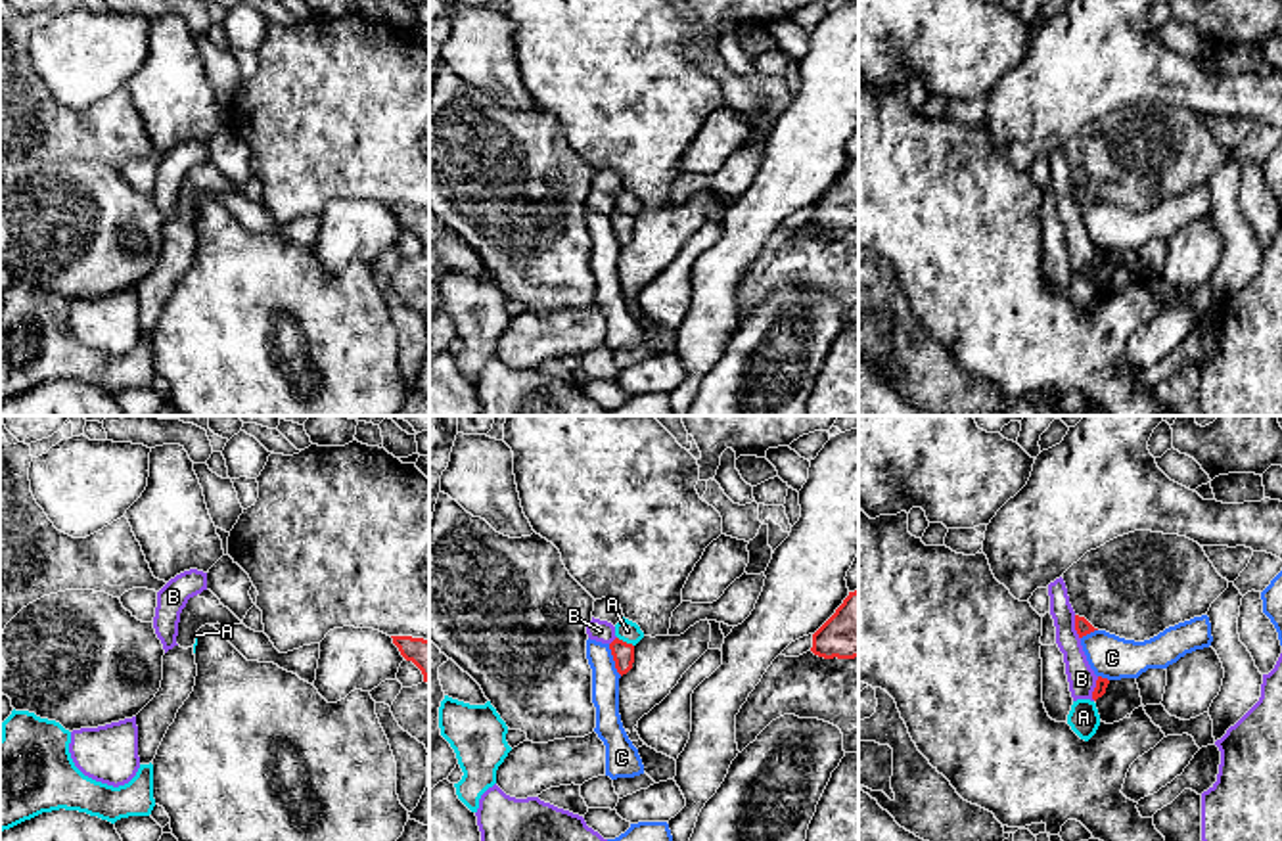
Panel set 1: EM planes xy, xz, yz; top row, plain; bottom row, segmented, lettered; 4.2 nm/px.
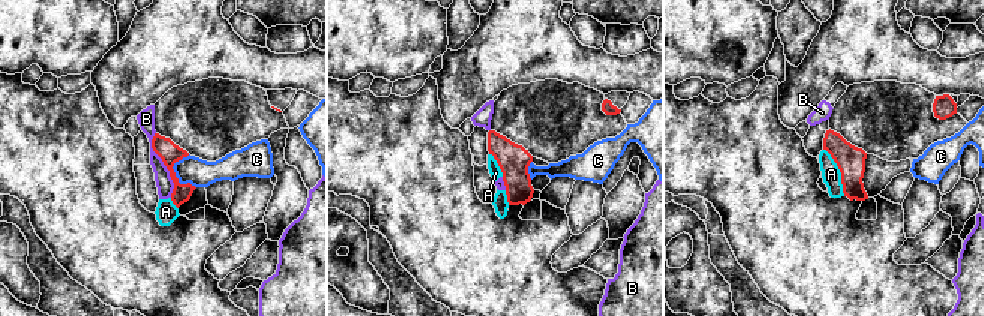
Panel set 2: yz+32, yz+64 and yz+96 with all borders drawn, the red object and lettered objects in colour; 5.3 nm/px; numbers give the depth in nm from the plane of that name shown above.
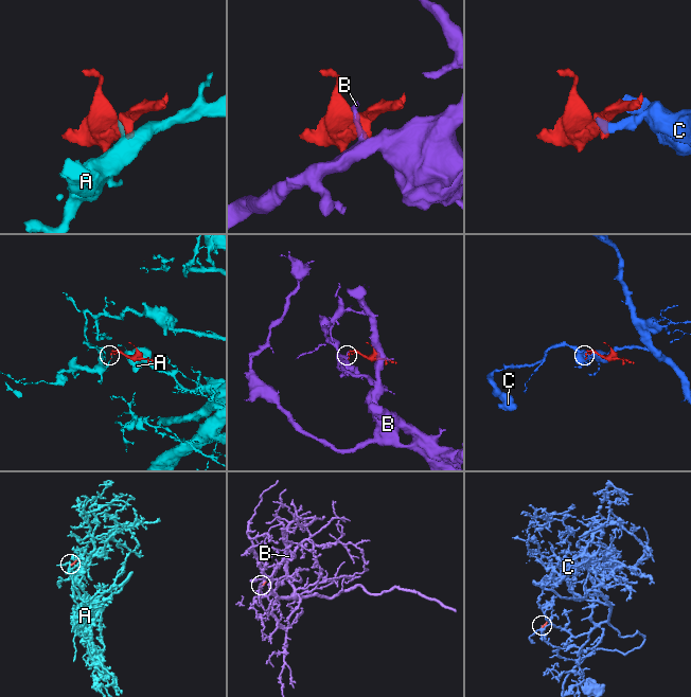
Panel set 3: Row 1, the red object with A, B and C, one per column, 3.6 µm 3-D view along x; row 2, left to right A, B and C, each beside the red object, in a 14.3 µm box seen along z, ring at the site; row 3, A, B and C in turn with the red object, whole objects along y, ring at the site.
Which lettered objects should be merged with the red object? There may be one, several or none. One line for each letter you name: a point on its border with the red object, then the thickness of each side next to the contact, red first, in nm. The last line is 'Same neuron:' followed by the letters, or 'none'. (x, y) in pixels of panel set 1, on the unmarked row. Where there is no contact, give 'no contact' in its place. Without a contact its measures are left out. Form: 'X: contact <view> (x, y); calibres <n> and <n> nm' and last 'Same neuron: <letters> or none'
Same neuron: none

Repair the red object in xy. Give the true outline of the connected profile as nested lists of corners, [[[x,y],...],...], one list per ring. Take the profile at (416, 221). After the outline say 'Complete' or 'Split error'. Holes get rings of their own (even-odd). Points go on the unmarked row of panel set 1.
[[[391,207],[406,232],[412,232],[424,245],[424,253],[429,255],[429,211],[412,207]]]. Complete

